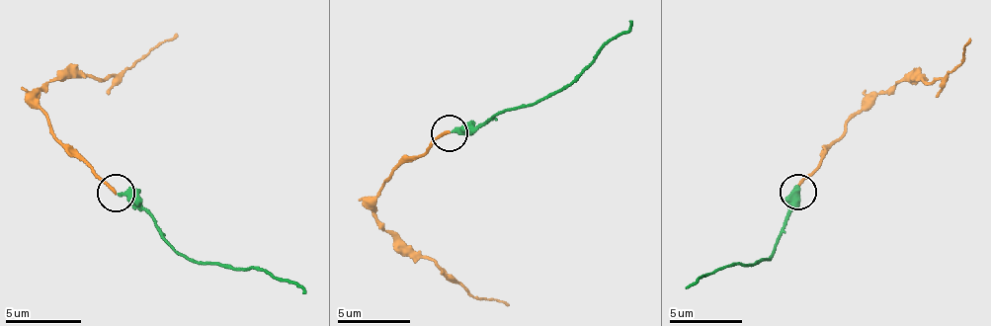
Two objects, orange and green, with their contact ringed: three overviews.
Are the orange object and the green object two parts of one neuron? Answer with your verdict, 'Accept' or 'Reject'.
Accept

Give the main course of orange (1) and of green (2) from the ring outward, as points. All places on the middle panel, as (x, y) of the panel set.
1: (451, 133), (388, 177), (374, 213), (388, 231), (475, 296), (508, 304)
2: (451, 133), (472, 133), (508, 108), (544, 101), (624, 32), (627, 21)

